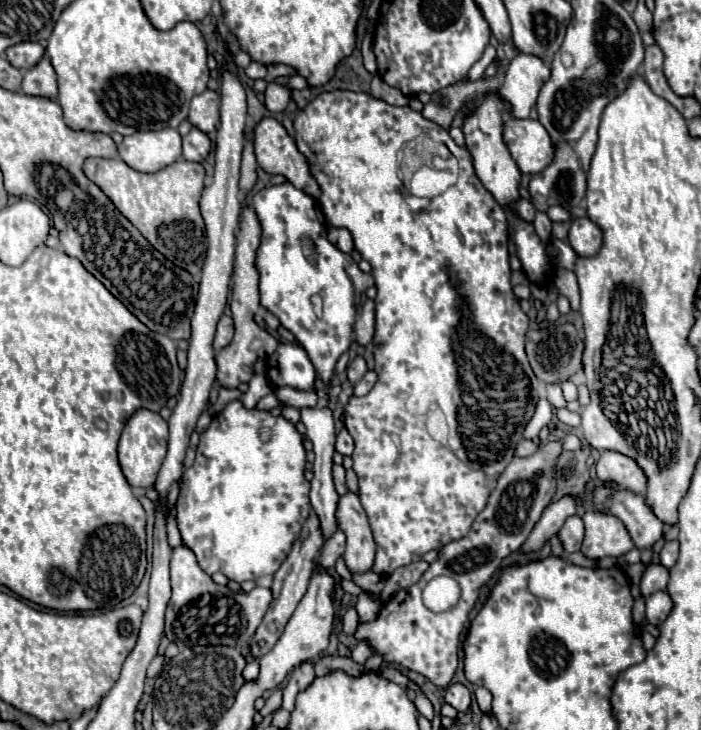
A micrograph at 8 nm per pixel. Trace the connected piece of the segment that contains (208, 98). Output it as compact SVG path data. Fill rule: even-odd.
M204 90L202 94L194 96L190 102L190 124L196 126L198 130L212 134L218 124L218 106L220 106L220 96L218 92Z

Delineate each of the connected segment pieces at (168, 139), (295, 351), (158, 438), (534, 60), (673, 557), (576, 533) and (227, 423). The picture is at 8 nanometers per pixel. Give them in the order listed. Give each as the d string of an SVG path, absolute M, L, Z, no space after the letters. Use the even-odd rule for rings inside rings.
M174 128L136 132L122 140L118 156L138 172L158 172L182 156L182 138Z
M280 344L268 358L268 378L274 386L292 386L310 390L316 380L316 370L300 344Z
M140 408L128 418L118 444L118 460L130 486L140 486L140 488L154 486L158 470L166 456L166 440L168 440L168 424L158 412Z
M518 54L510 60L500 96L512 104L516 118L528 118L530 108L536 104L538 90L550 78L550 68L538 56Z
M666 542L664 548L662 548L662 554L660 554L660 562L666 570L672 570L674 564L678 560L678 542Z
M576 514L570 516L566 520L566 524L560 528L558 536L560 536L560 540L562 540L568 554L580 550L582 540L584 540L584 522L582 522L582 518L576 516Z
M234 400L212 418L210 426L200 434L194 464L186 468L180 478L176 502L176 522L182 544L196 554L196 560L206 574L222 572L240 584L244 580L258 580L266 574L274 574L280 568L310 514L310 482L304 478L304 468L306 450L302 436L284 416L276 418L270 412L256 408L248 410L240 400ZM260 426L274 430L274 438L268 444L262 444L258 438Z

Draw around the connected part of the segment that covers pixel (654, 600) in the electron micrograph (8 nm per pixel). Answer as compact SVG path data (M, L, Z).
M656 592L654 596L646 598L646 620L654 626L660 626L672 612L674 602L668 592Z

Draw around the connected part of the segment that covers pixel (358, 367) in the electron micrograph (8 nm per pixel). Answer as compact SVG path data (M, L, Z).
M354 358L350 364L348 364L348 380L352 382L352 384L356 384L362 376L364 376L364 372L366 372L368 368L366 368L366 362L364 362L364 358Z

